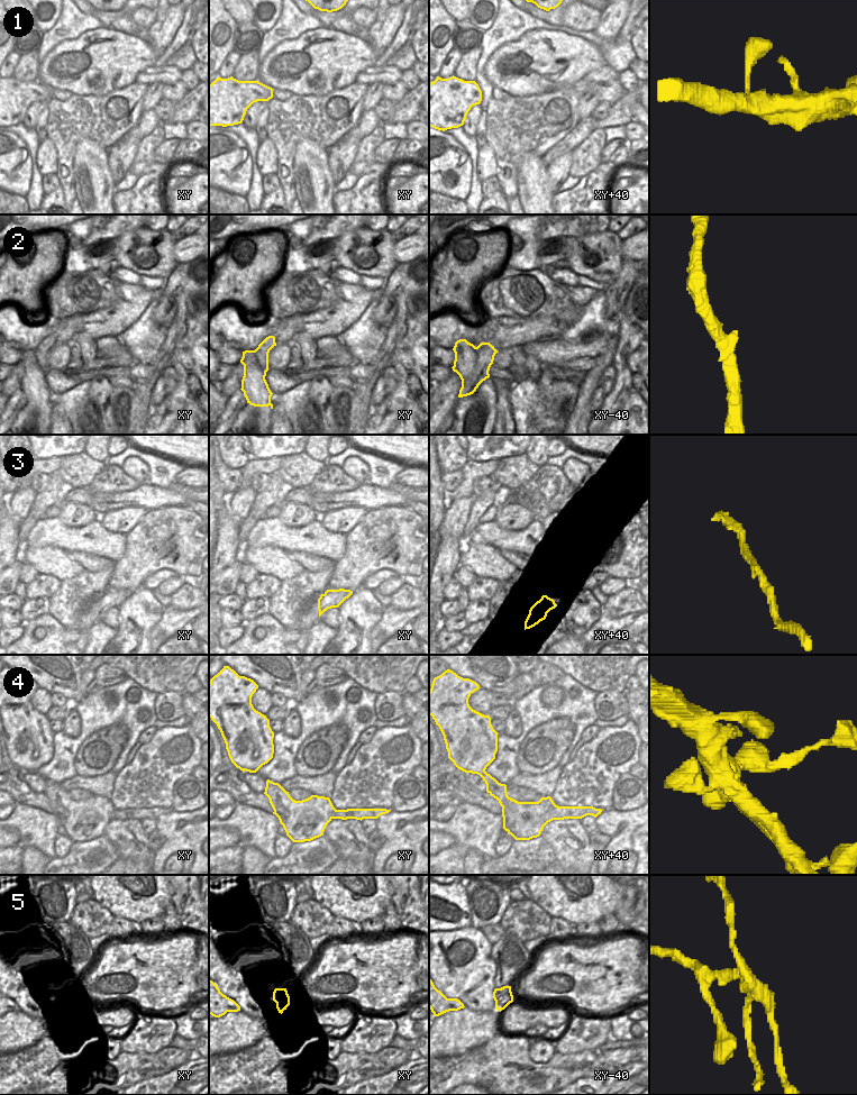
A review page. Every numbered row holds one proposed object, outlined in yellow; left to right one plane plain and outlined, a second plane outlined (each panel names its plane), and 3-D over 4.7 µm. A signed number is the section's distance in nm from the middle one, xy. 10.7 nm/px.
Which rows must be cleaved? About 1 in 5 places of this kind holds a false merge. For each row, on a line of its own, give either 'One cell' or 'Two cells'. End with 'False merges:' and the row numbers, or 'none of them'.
1: One cell
2: One cell
3: One cell
4: Two cells
5: Two cells
False merges: 4, 5.

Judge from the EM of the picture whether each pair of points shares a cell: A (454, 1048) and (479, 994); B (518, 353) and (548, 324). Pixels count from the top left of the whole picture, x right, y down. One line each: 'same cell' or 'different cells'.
A: different cells
B: different cells

